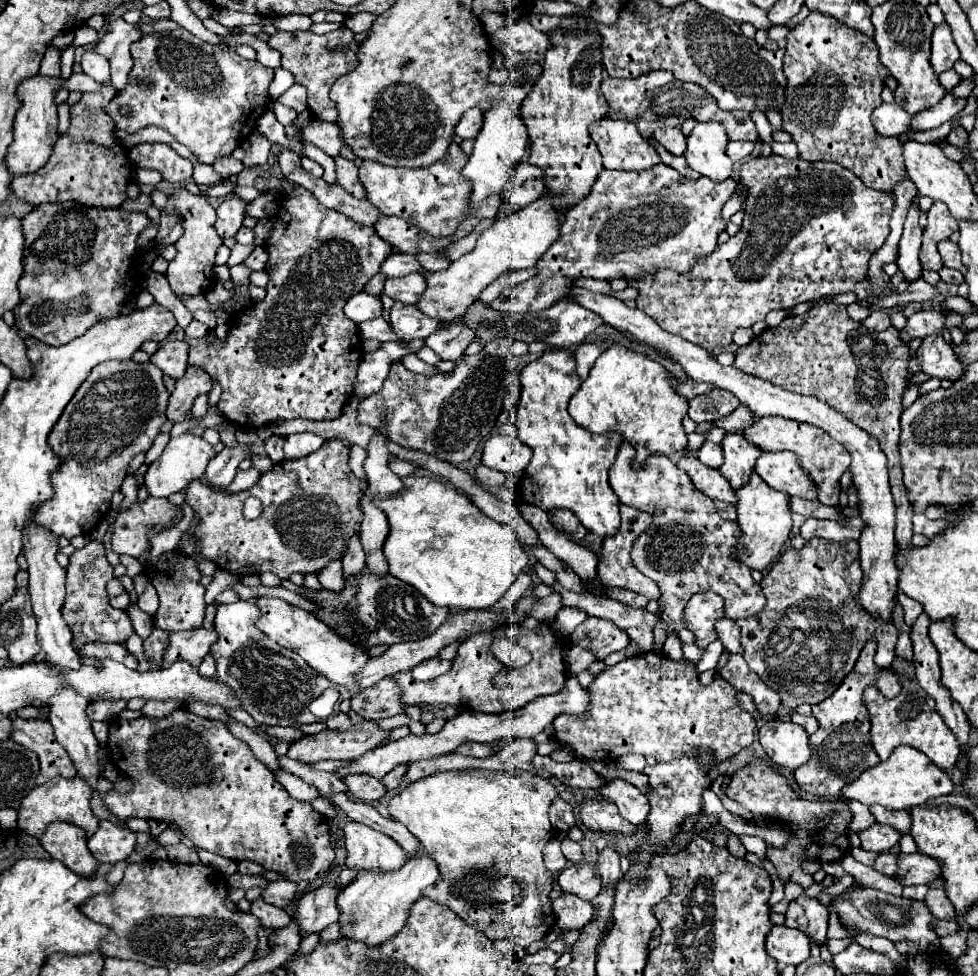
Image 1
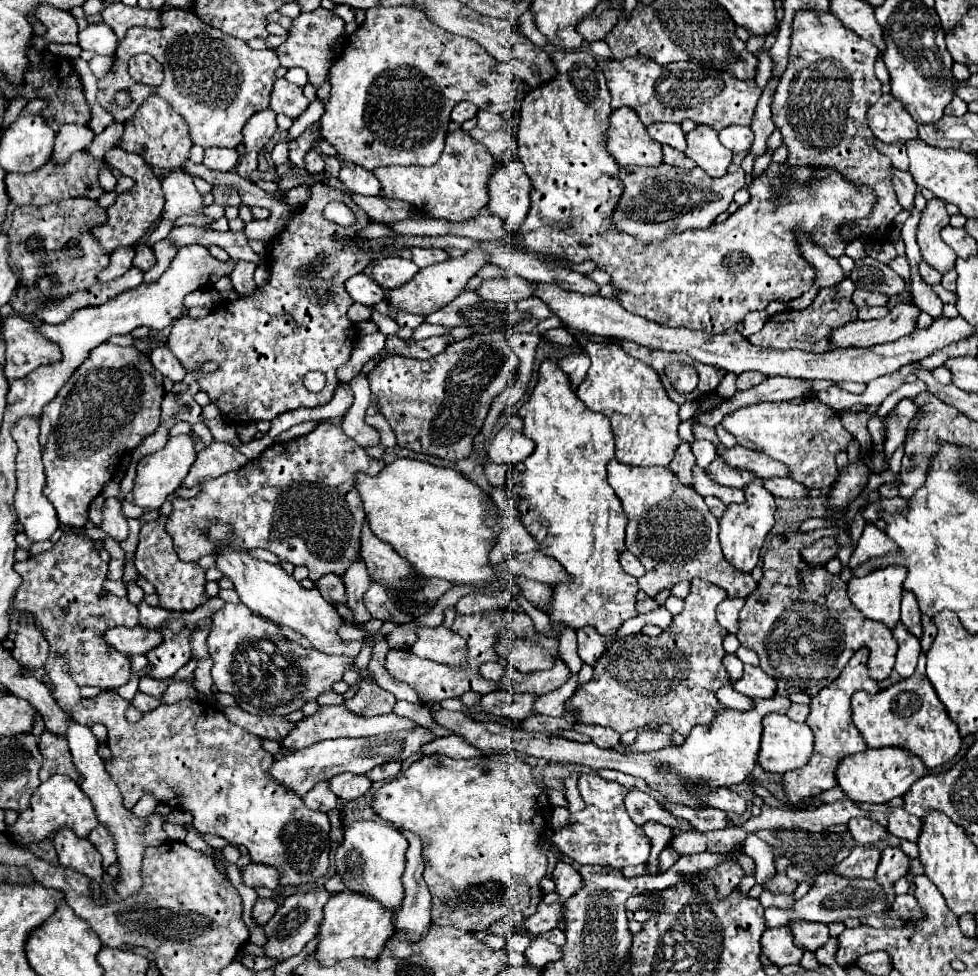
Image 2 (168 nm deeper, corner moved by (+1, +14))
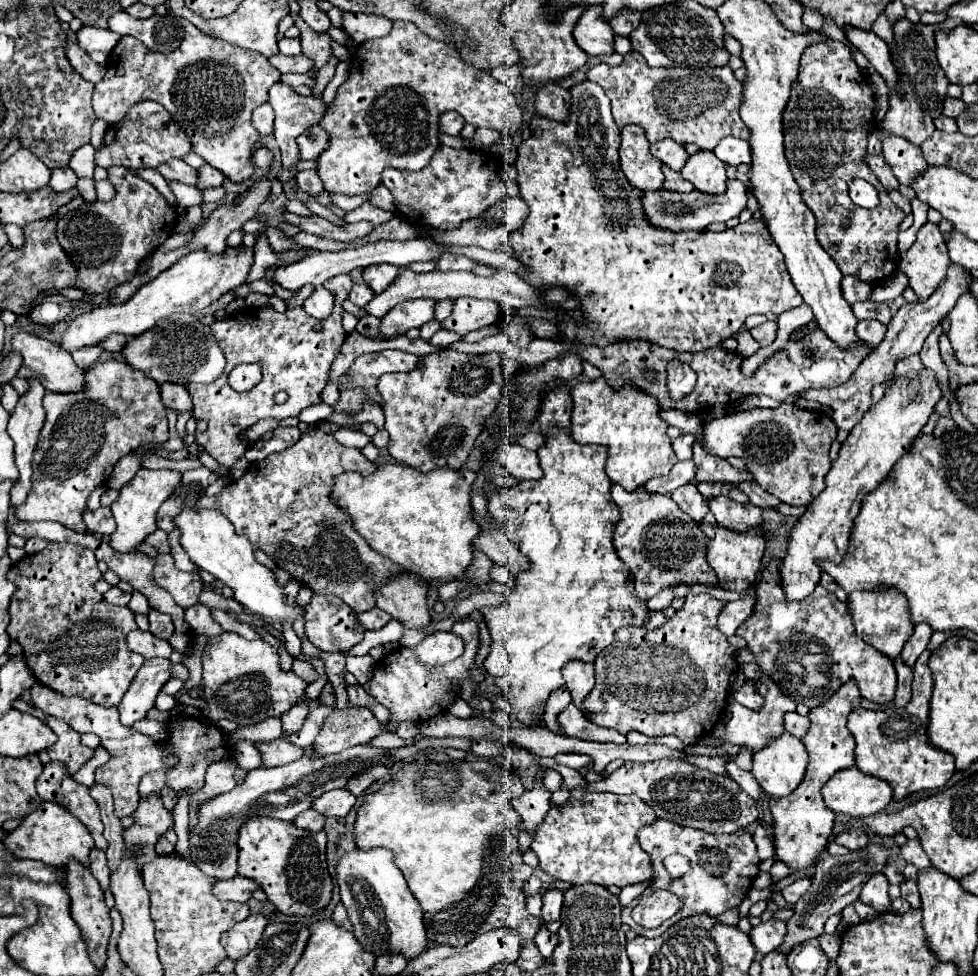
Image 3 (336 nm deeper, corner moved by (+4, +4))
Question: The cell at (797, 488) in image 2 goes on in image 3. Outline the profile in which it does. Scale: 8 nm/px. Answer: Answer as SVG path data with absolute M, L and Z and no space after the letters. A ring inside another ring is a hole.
M742 482L738 488L750 498L752 504L756 504L756 506L760 506L760 508L770 508L770 506L776 508L776 506L780 504L780 500L776 500L776 496L766 494L756 482Z

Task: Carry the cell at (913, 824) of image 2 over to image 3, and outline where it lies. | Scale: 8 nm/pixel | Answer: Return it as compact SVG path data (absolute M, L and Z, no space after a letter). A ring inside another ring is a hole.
M908 840L904 846L902 846L902 858L906 860L906 862L910 862L910 864L914 864L918 870L924 870L924 868L930 868L932 866L932 862L928 860L928 856L926 856L926 852L922 850L922 846L920 846L920 842L918 840Z

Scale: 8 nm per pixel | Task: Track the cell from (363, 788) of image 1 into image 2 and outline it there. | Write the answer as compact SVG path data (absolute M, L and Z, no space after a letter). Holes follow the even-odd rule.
M343 772L343 774L337 774L335 778L331 778L331 790L339 798L345 798L345 800L355 800L355 798L363 796L369 788L371 788L371 780L363 774Z

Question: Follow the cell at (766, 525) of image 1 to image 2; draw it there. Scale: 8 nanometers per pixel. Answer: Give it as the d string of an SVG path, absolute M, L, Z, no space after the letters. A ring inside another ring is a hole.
M755 476L751 486L745 486L743 492L745 492L745 502L727 506L727 512L719 520L719 526L721 526L719 540L721 540L721 548L723 548L725 558L737 570L751 572L759 562L759 552L761 552L761 546L763 546L769 530L775 526L777 506L775 506L775 496L765 490L763 478L759 478L759 476Z

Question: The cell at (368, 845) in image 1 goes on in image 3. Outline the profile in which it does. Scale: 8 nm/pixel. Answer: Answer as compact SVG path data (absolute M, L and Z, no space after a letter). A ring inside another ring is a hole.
M386 848L352 850L338 860L336 874L338 874L342 904L346 906L350 922L354 926L354 936L366 952L372 952L376 958L382 954L400 954L406 960L412 960L430 948L430 942L428 942L424 926L422 926L422 908L420 908L418 900L412 896L412 892L408 890L406 880L402 876L402 872L398 870L398 866L394 864L390 850L388 852L386 852Z

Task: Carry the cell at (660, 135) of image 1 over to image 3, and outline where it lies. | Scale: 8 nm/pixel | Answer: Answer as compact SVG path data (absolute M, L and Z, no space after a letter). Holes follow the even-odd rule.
M660 140L654 142L650 146L650 152L666 166L670 166L672 170L680 172L684 168L684 164L688 162L688 152L684 150L682 144L676 144L674 140Z

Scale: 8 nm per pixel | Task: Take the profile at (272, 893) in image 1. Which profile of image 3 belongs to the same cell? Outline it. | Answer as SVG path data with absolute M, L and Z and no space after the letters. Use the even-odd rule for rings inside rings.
M234 876L232 880L220 880L216 882L216 888L212 888L218 900L228 902L248 902L254 890L258 890L258 884L254 884L244 876Z

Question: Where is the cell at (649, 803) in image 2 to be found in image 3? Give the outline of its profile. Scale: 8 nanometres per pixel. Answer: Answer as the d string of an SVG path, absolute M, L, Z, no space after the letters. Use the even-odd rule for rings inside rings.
M656 820L654 824L646 826L646 828L642 828L638 832L638 840L640 840L640 846L650 854L650 860L652 860L652 868L654 868L652 887L646 889L643 894L623 908L622 922L628 924L632 930L636 930L638 936L644 936L644 938L660 936L662 932L666 932L672 924L676 924L682 918L696 916L696 914L718 916L718 914L722 914L722 912L726 912L730 908L740 906L740 902L746 898L748 890L752 888L754 878L758 876L760 858L758 858L752 834L748 830L736 830L732 834L714 836L714 834L708 834L708 832L702 832L702 830L678 826L678 824L668 822L668 820ZM670 854L686 856L690 860L690 864L692 864L692 872L686 874L684 878L676 878L676 880L670 878L670 874L666 872L666 868L662 864L662 860L666 856L670 856ZM658 888L670 890L676 896L680 896L680 900L684 902L684 908L682 908L680 914L676 914L674 918L666 920L658 928L643 928L632 920L630 914L632 914L632 910L642 898L652 894L654 892L652 889L658 890Z

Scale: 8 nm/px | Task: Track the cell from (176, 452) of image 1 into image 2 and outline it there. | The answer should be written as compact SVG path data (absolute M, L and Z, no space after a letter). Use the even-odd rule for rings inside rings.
M179 434L167 440L165 448L161 448L155 454L145 456L143 460L139 460L137 464L137 478L135 478L135 486L133 486L133 496L135 496L135 504L149 508L149 510L157 510L161 508L161 504L167 500L167 496L179 488L179 484L183 482L183 478L187 476L189 468L195 462L195 448L193 448L193 440L187 434Z

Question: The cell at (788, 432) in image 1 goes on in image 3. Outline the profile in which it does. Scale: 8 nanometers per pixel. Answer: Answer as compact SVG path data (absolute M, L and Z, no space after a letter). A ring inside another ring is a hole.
M780 404L778 408L754 408L746 412L726 414L722 418L710 420L702 430L702 446L710 454L718 458L742 458L752 472L754 480L770 494L774 494L780 502L790 506L808 506L822 490L824 490L824 476L830 470L830 444L836 438L836 424L832 418L822 410L802 410L794 404Z

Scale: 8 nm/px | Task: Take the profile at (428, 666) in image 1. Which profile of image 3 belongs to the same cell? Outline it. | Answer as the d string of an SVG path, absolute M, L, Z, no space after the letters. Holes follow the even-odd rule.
M432 632L416 648L418 658L426 666L440 666L456 660L464 652L464 640L454 632Z

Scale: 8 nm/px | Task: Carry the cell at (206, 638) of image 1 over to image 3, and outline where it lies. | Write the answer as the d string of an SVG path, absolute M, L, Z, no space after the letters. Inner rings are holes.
M166 658L146 660L118 706L120 722L124 726L132 726L136 720L142 720L146 712L154 706L158 692L168 680L170 680L170 660Z

